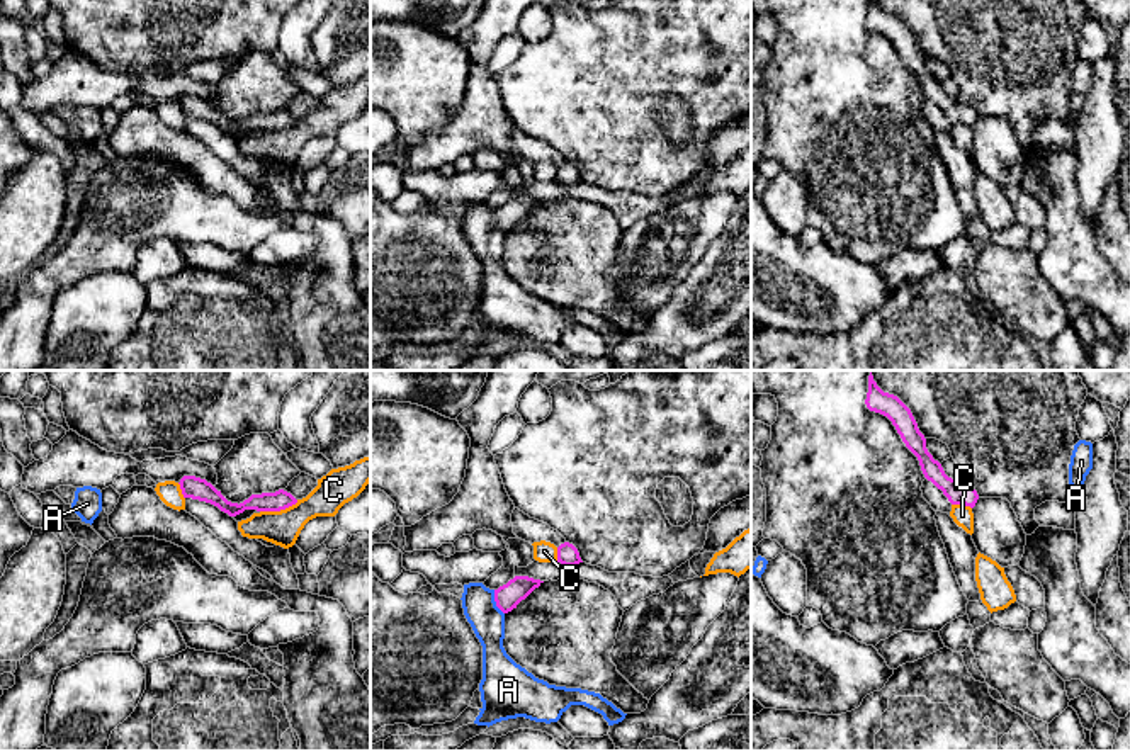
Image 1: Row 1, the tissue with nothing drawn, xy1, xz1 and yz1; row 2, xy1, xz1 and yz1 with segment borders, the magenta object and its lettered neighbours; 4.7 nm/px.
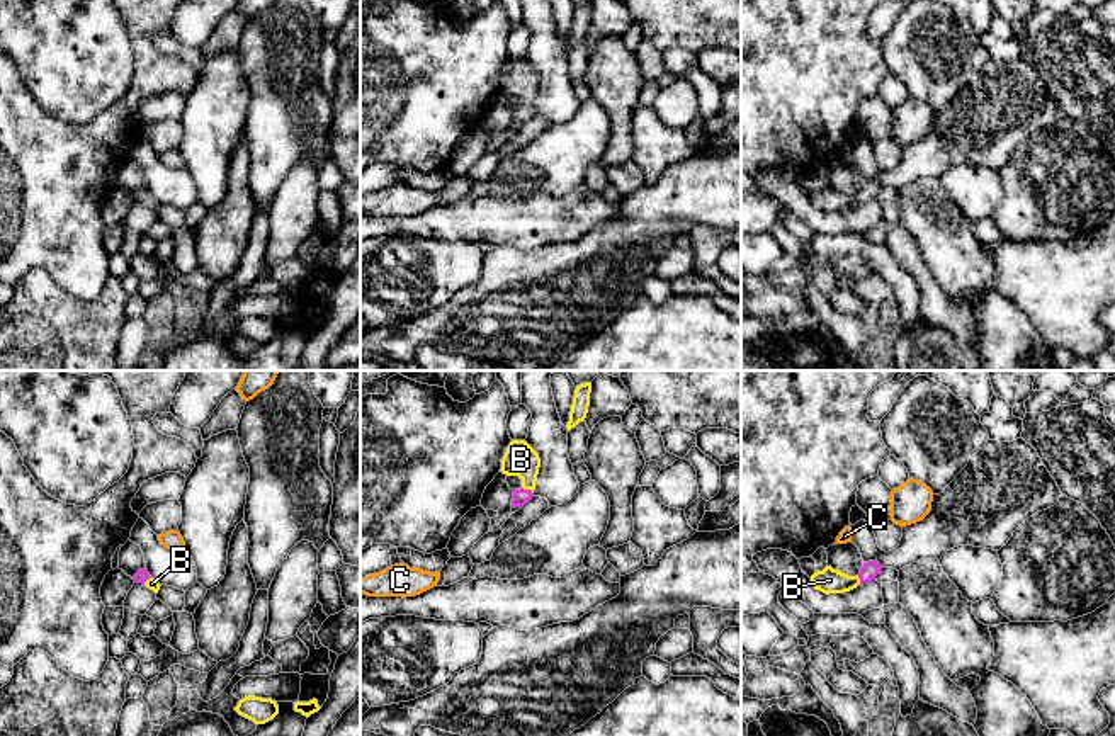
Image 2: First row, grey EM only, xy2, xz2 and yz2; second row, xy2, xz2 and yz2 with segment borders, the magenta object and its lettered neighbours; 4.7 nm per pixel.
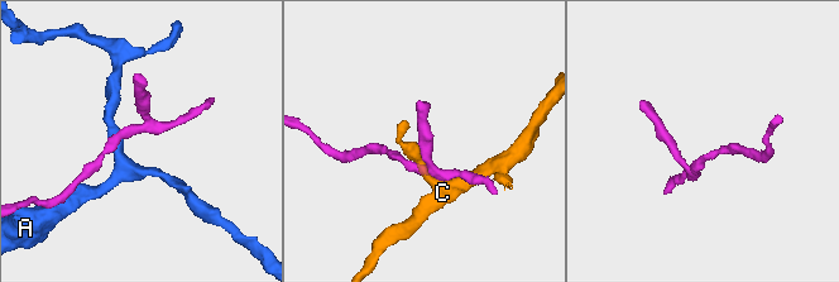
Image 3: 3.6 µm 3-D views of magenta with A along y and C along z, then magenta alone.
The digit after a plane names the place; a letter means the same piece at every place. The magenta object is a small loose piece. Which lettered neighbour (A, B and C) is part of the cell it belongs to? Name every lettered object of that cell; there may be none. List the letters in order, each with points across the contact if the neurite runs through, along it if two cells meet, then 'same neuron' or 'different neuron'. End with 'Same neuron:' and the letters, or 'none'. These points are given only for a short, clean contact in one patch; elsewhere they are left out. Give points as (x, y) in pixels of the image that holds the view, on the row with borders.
A: border along xz1 (493, 590), (493, 600), (503, 614); different neuron
B: different neuron
C: same neuron
Same neuron: C

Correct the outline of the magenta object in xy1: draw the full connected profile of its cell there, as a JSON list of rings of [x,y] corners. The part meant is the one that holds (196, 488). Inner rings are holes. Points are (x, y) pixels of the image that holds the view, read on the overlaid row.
[[[184,476],[178,484],[184,498],[211,503],[218,506],[221,511],[228,513],[229,517],[236,517],[245,510],[280,511],[297,503],[297,500],[284,489],[279,489],[275,493],[251,494],[248,500],[238,505],[228,501],[221,494],[221,491],[218,491],[206,479],[195,476]]]

